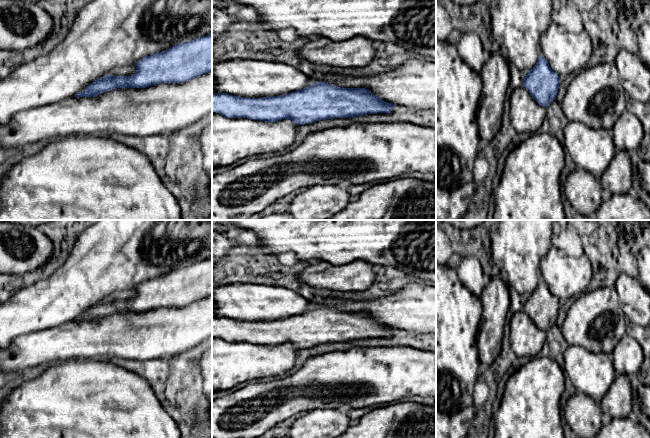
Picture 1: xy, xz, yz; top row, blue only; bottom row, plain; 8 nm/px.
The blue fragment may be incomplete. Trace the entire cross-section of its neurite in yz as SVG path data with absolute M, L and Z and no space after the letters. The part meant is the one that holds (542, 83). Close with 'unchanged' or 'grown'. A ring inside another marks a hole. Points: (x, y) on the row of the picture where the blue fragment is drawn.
M543 55L523 79L523 86L532 98L547 108L556 98L561 78L554 72Z | unchanged

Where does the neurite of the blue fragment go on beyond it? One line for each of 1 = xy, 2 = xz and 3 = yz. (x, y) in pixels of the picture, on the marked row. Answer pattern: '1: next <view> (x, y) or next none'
1: next none
2: next none
3: next none

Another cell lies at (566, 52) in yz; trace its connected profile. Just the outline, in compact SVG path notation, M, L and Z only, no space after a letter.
M556 23L550 24L541 36L540 47L541 55L561 79L583 70L592 56L592 40L587 31L573 33Z

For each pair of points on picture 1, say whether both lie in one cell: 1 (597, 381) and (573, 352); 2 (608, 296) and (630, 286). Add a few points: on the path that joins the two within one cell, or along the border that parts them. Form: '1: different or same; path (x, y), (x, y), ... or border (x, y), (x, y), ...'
1: same; path (590, 374), (576, 359)
2: different; border (614, 287), (619, 305), (625, 315)

